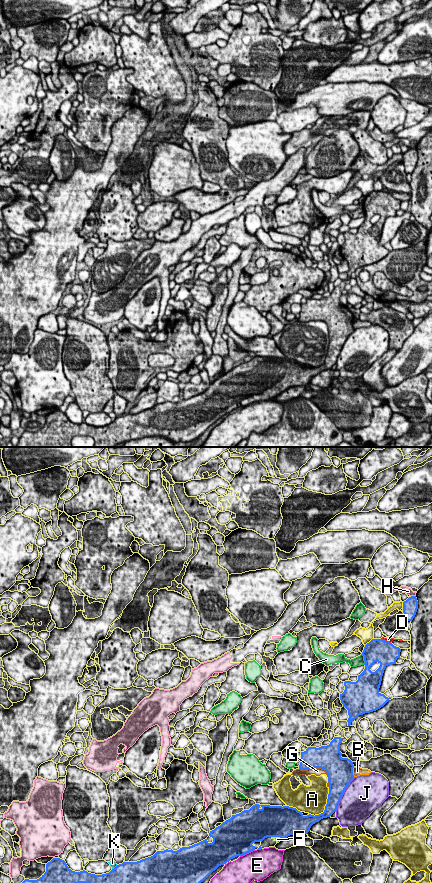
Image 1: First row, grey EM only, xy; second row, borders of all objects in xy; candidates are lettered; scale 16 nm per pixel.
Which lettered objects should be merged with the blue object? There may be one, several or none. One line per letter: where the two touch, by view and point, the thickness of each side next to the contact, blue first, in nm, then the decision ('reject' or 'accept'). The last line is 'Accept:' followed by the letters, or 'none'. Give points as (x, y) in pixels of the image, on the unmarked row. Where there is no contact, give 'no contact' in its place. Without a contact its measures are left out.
A: xy (325, 358) | 220/460 nm | reject
B: xy (352, 324) | 420/160 nm | reject
C: xy (364, 211) | 360/160 nm | reject
D: xy (386, 193) | 380/70 nm | reject
E: xy (247, 404) | 500/480 nm | reject
F: xy (277, 388) | 500/70 nm | accept
G: xy (315, 319) | 380/130 nm | reject
H: xy (413, 148) | 240/120 nm | reject
J: xy (342, 346) | 340/480 nm | reject
K: xy (115, 419) | 420/100 nm | reject
Accept: F

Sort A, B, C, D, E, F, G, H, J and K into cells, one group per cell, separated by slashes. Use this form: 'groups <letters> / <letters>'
groups A G / B / C / D / E / F / H / J / K

